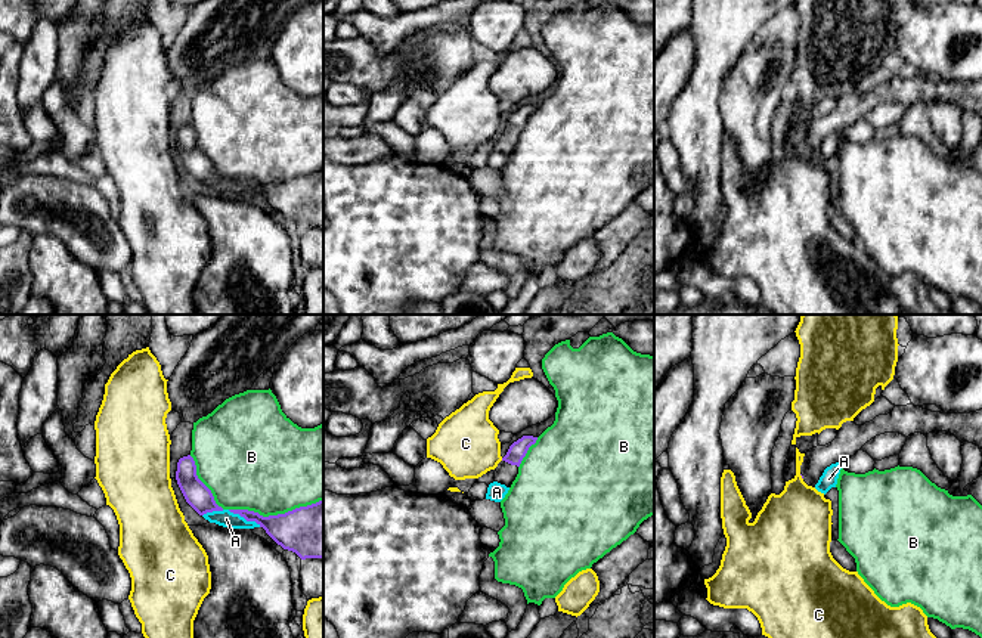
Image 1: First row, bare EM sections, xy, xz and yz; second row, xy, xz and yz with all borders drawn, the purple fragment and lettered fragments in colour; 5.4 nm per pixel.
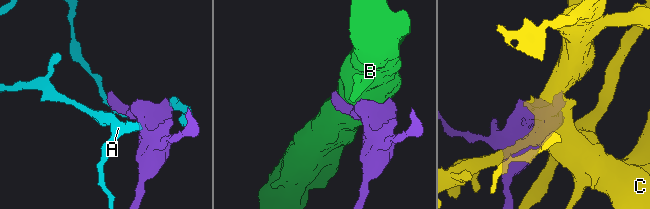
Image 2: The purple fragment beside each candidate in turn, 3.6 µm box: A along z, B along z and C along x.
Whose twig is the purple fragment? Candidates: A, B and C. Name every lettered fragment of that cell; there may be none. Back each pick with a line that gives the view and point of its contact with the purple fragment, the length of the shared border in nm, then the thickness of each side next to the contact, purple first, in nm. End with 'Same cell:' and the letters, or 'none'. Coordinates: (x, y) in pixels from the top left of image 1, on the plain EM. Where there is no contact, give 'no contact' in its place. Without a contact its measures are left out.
Same cell: none

